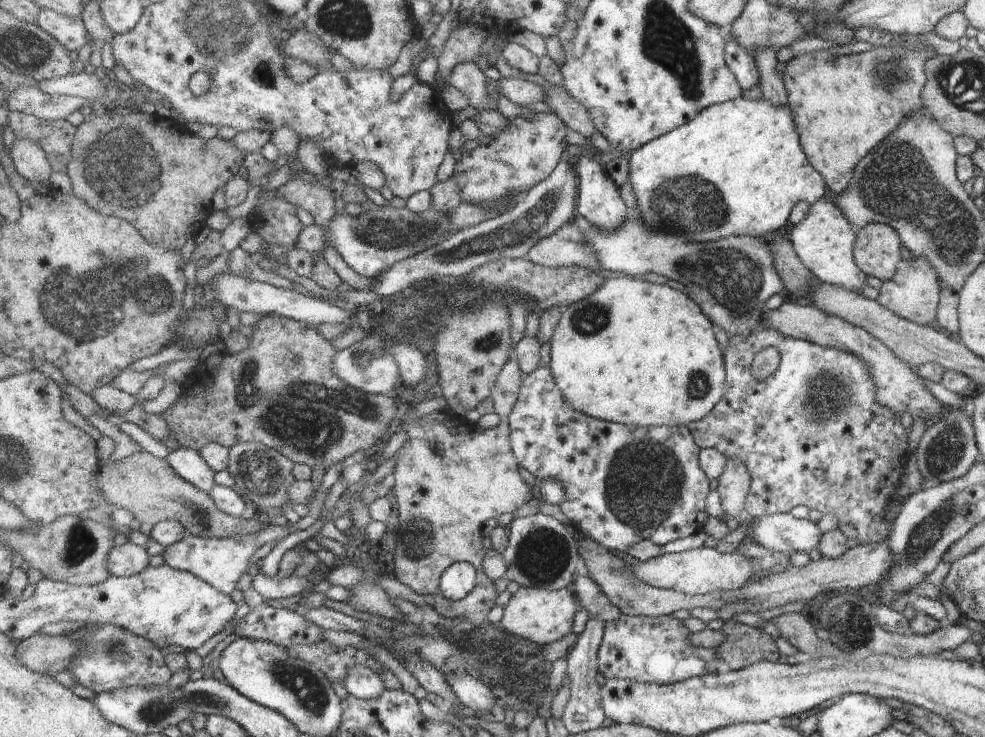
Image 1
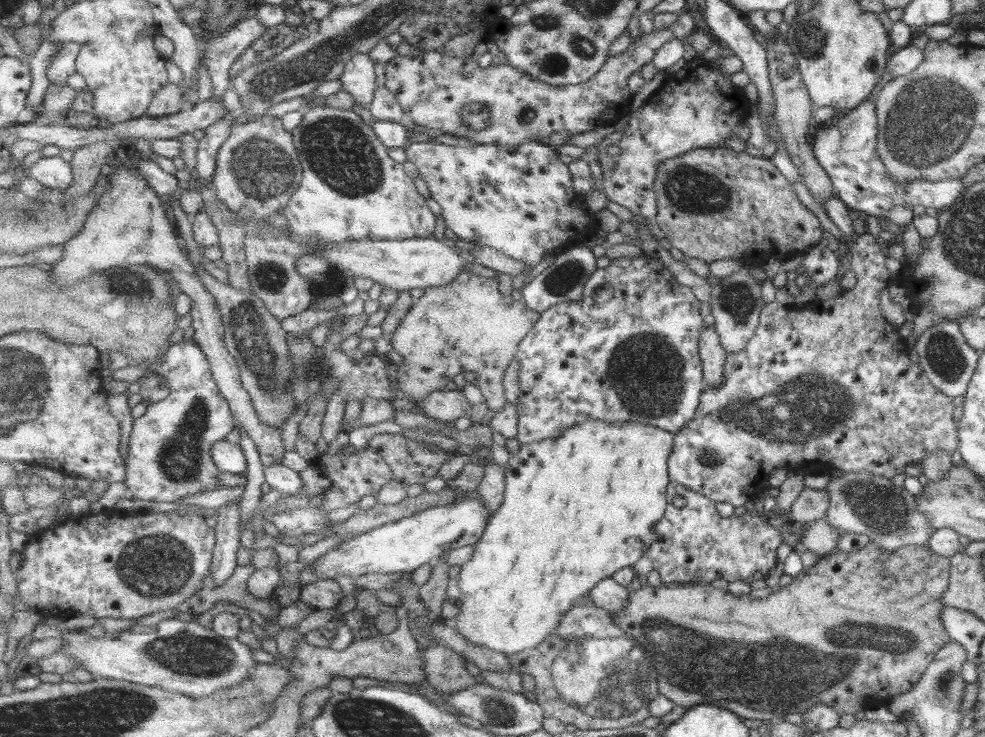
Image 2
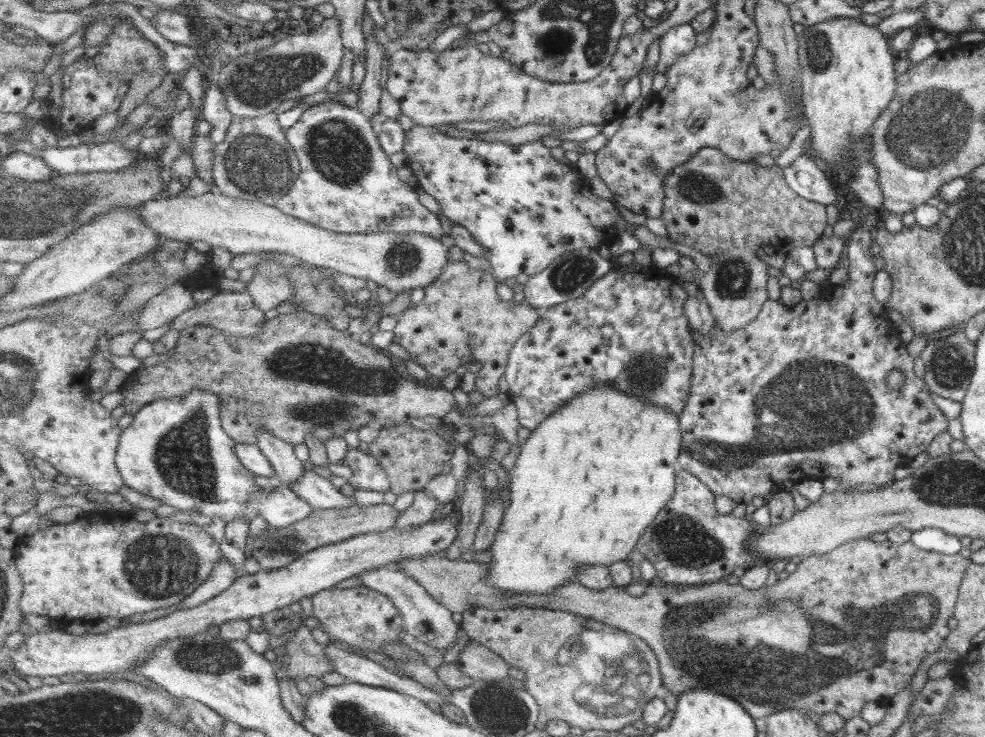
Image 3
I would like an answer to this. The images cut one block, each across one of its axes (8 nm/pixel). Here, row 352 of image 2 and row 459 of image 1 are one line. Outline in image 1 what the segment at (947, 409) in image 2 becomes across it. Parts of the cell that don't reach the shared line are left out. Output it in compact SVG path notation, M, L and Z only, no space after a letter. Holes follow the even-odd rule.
M764 327L757 332L745 336L730 336L725 350L723 350L723 360L726 361L726 392L721 396L721 400L703 419L691 422L687 425L693 434L695 445L700 448L713 448L721 453L723 457L735 458L737 462L743 462L745 469L750 476L750 490L746 496L745 515L750 518L757 519L763 516L771 516L771 514L789 513L789 511L798 505L807 507L809 510L818 510L822 515L834 514L837 516L837 529L841 530L848 538L855 538L858 544L869 544L869 542L877 542L888 536L891 524L894 518L887 514L887 502L891 500L891 496L895 494L897 486L899 486L899 478L903 474L903 470L908 458L907 452L907 436L910 432L900 424L900 416L895 416L895 412L891 412L889 408L881 406L875 402L875 386L873 380L869 378L867 368L861 364L861 360L856 356L845 353L837 348L829 348L814 343L808 343L802 339L788 338L781 336L773 330L773 328ZM773 347L779 354L779 363L777 370L763 378L763 380L755 380L751 377L749 366L751 360L755 356L755 352L759 352L763 348Z

